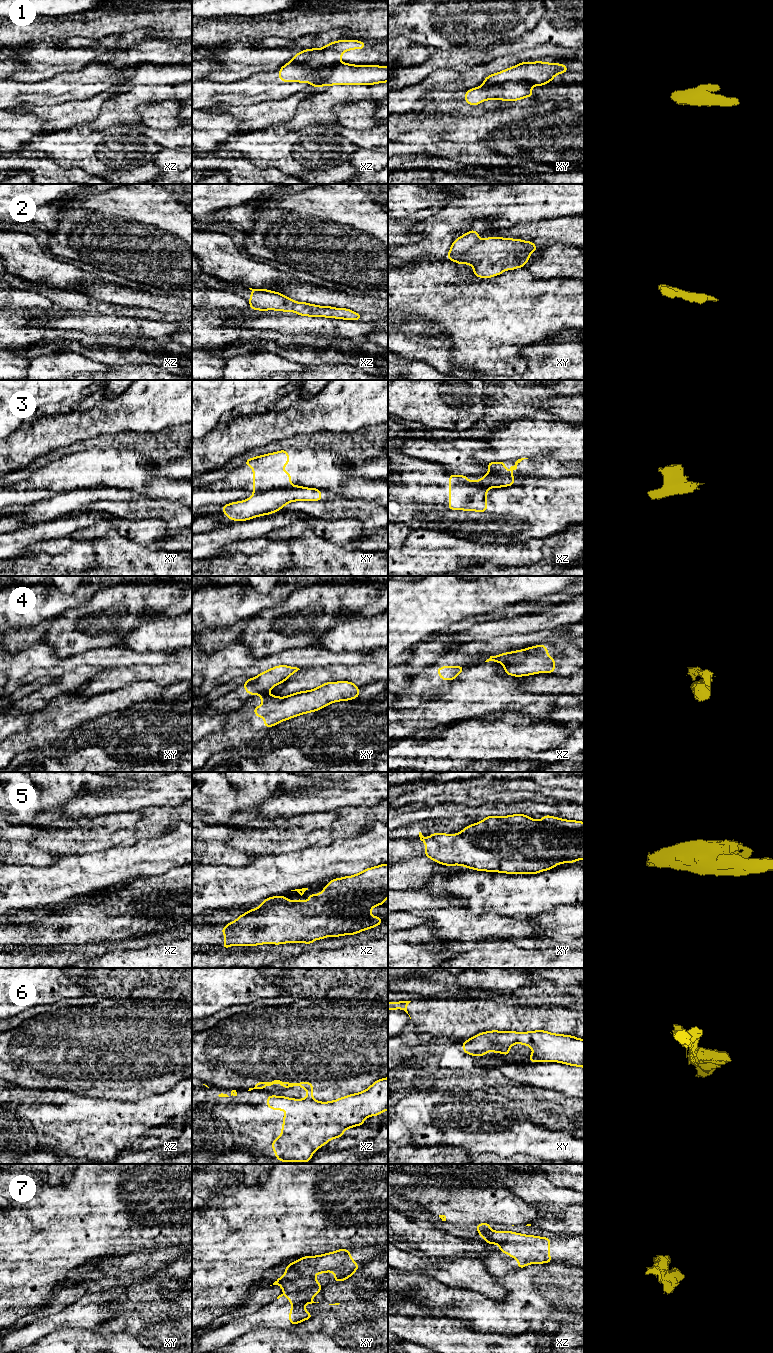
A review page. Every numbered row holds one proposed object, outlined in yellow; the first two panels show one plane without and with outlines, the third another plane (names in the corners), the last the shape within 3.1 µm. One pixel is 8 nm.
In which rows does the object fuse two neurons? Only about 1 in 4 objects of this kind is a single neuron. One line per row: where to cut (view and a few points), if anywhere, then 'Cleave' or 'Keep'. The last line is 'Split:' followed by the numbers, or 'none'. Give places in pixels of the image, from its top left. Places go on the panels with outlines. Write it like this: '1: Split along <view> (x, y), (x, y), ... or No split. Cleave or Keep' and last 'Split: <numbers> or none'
1: Split along xz (339, 61), (331, 65), (317, 67), (289, 62). Cleave
2: No split. Keep
3: Split along xy (290, 485), (284, 488), (273, 488), (254, 493). Cleave
4: Split along xy (266, 691), (261, 696). Cleave
5: No split. Keep
6: Split along xz (306, 1098), (312, 1099). Cleave
7: Split along xy (321, 1286), (302, 1286), (295, 1291), (284, 1293). Cleave
Split: 1, 3, 4, 6, 7

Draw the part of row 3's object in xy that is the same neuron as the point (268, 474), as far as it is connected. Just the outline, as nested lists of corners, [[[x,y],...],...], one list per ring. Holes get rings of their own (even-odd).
[[[287,450],[249,458],[243,463],[253,467],[253,492],[285,489],[291,486],[291,474],[282,467],[289,464]]]

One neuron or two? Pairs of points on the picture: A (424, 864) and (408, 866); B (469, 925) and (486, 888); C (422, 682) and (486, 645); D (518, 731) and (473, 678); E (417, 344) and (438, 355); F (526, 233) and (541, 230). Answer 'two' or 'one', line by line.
A: one
B: two
C: one
D: two
E: one
F: one

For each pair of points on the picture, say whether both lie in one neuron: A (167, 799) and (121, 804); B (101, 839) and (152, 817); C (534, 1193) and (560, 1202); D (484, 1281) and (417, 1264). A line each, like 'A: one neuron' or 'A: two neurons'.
A: one neuron
B: one neuron
C: one neuron
D: one neuron

